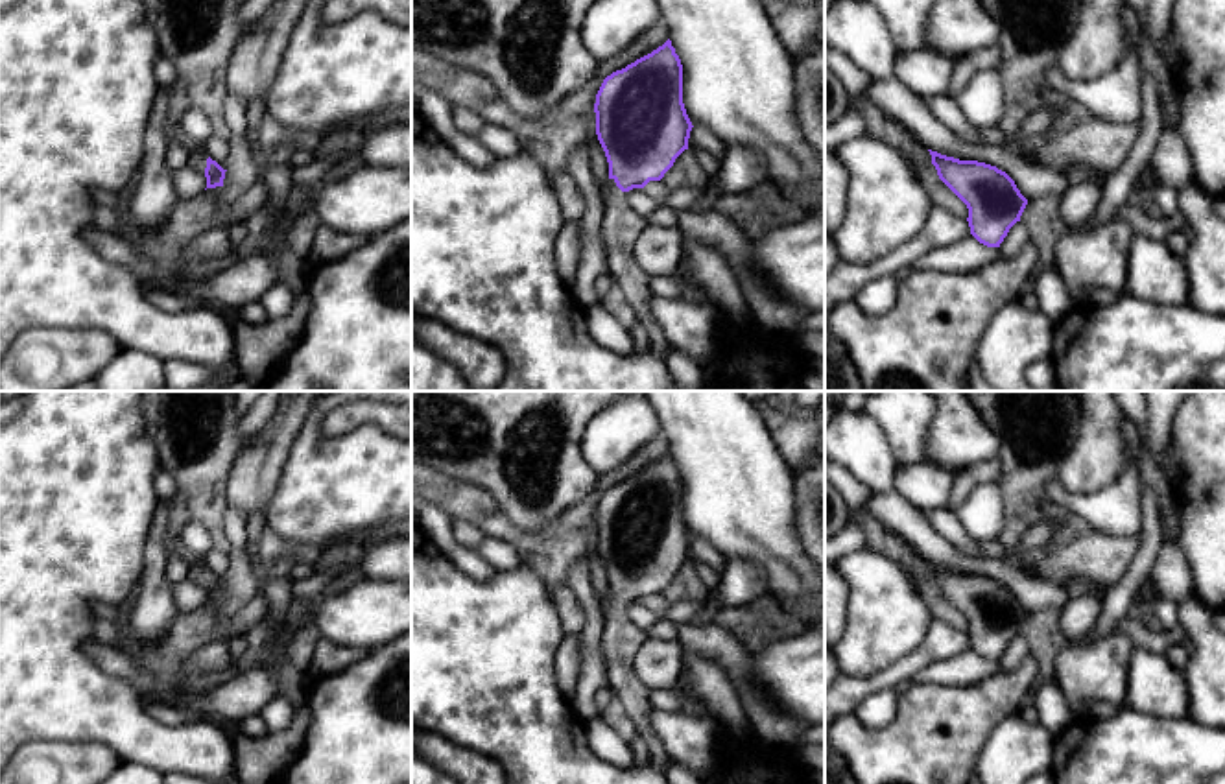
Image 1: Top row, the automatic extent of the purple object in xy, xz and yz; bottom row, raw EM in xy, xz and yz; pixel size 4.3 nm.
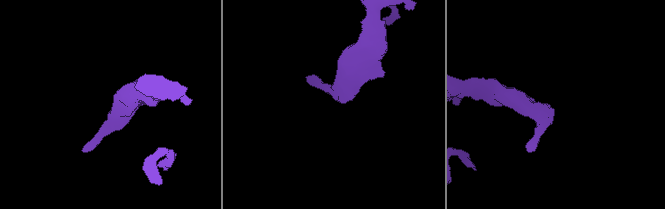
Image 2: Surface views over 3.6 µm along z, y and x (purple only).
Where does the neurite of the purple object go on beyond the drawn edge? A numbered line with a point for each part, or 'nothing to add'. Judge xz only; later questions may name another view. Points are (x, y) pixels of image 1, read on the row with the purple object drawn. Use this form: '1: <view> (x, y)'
1: xz (620, 227)

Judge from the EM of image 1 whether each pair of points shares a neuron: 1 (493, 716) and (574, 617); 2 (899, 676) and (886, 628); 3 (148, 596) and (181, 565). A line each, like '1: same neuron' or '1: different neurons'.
1: different neurons
2: different neurons
3: different neurons

